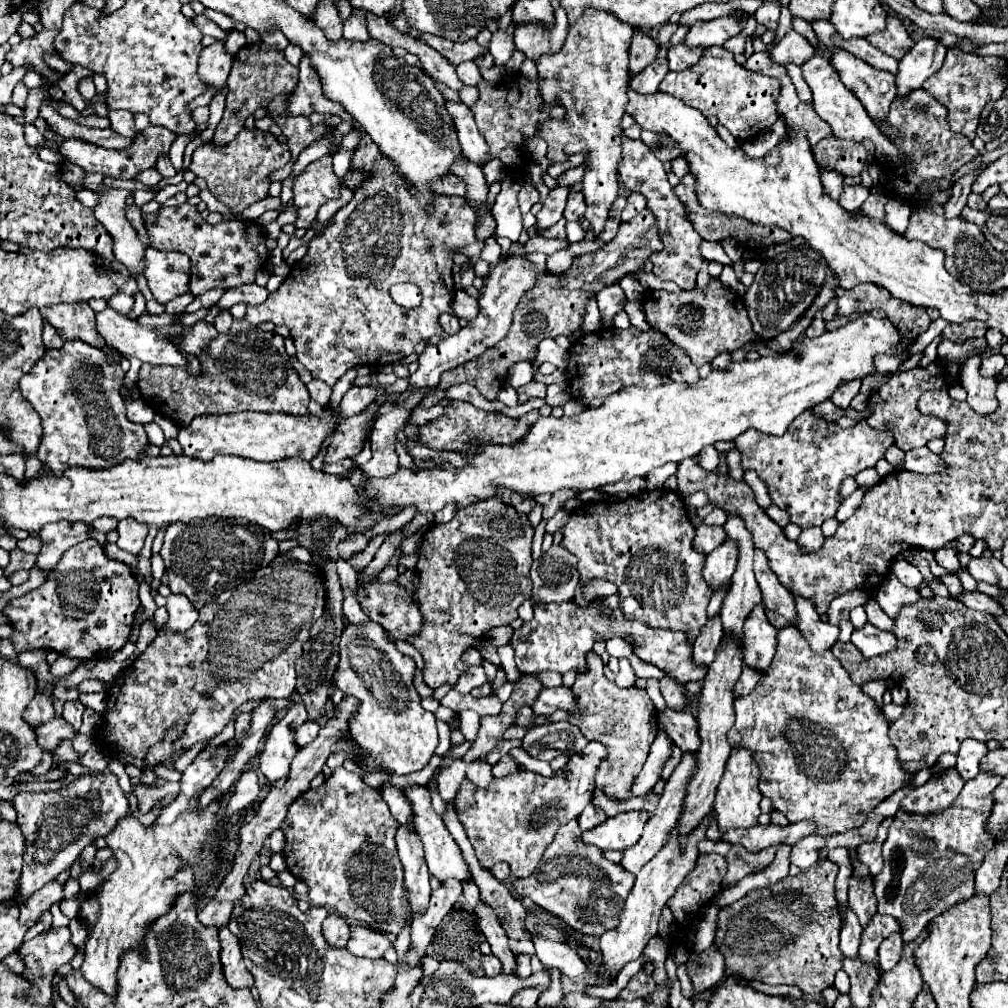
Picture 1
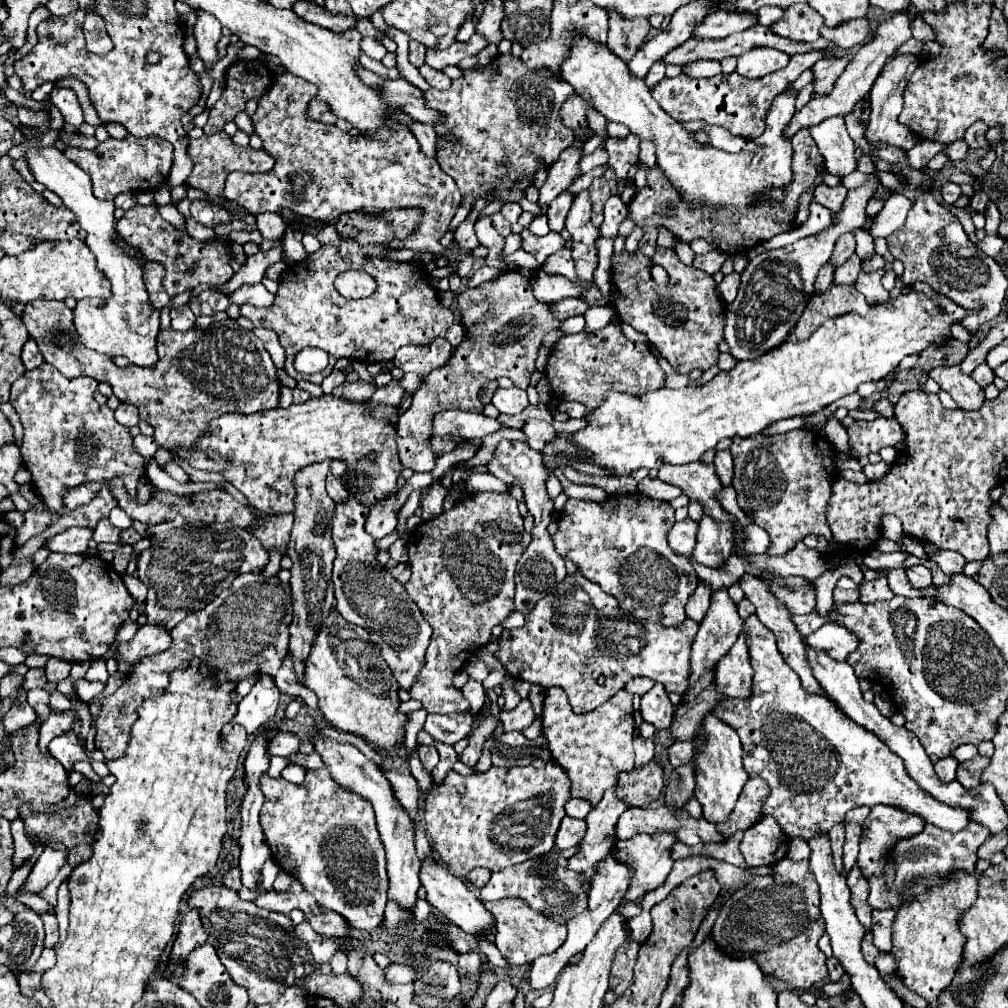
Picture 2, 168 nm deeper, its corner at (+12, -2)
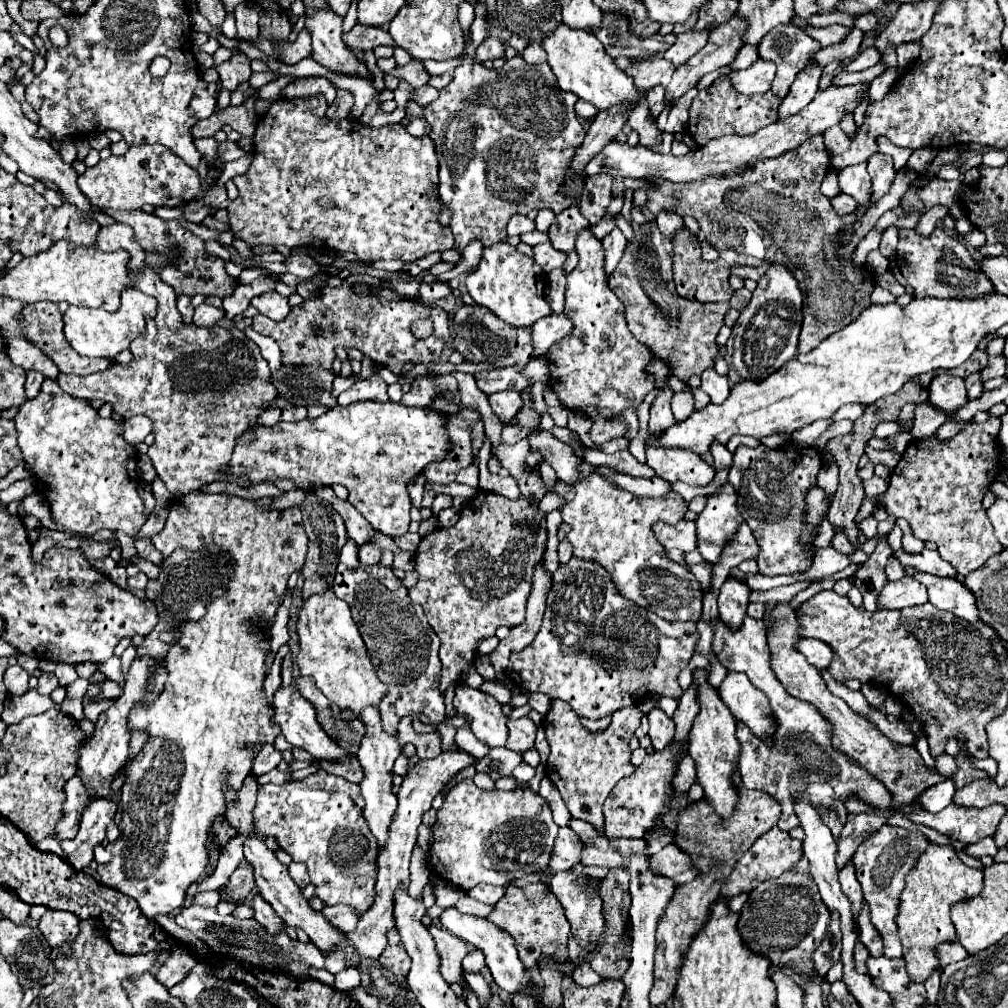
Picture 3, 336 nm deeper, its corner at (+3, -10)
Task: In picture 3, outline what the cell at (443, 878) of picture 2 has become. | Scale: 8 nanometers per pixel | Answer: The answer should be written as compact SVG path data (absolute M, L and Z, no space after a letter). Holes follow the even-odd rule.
M454 907L446 909L440 917L440 923L456 937L460 937L462 941L466 941L468 945L480 949L484 955L486 955L486 965L494 977L494 983L504 989L506 993L514 995L522 989L536 989L536 983L532 981L532 977L528 975L528 971L524 969L522 961L518 959L518 951L514 947L514 941L512 937L508 937L508 933L500 933L500 929L492 929L492 925L488 925L486 919L480 919L480 917L470 917L470 915L464 915L460 911L456 911Z

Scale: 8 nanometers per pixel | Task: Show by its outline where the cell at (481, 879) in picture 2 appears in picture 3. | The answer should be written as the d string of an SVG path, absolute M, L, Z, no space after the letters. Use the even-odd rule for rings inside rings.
M478 885L476 889L470 889L468 895L476 901L482 901L486 905L496 905L506 893L506 887L496 887L496 885Z

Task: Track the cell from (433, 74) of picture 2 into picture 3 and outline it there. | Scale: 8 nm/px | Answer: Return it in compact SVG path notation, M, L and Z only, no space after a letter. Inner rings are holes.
M430 85L412 89L412 93L410 93L410 99L416 101L420 107L426 107L426 105L432 103L436 97L438 97L438 89L434 89L434 87L430 87Z

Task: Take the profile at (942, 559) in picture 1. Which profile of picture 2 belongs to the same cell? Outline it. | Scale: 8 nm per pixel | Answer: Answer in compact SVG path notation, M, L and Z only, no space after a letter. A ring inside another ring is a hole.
M913 565L913 567L909 567L909 569L907 569L907 577L909 577L909 581L913 583L913 587L917 587L917 589L923 589L923 587L931 585L931 581L933 581L931 571L929 571L927 567L923 567L923 565Z

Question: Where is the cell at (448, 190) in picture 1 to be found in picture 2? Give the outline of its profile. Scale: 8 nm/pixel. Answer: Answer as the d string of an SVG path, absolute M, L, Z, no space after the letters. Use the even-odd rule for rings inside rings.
M293 73L283 77L275 75L271 93L259 99L253 125L255 133L263 139L263 147L275 159L275 167L263 175L249 175L233 171L227 177L223 195L229 201L243 205L251 215L263 211L277 211L287 207L303 217L311 217L319 223L333 223L343 211L363 209L369 215L377 215L395 207L421 207L425 219L407 241L391 241L391 249L413 249L419 253L431 253L435 257L447 257L449 265L459 265L459 255L471 255L471 249L443 247L439 239L449 230L451 219L461 205L461 191L447 173L439 167L437 159L423 157L419 143L409 129L399 129L387 145L381 141L369 141L359 133L345 133L335 125L323 125L305 117L307 103L315 97L315 87ZM297 171L311 171L313 183L301 193L303 201L293 203L289 183Z

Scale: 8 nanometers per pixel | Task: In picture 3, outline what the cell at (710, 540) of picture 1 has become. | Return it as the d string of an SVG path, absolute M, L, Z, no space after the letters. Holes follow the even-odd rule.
M678 521L676 525L668 523L654 523L652 525L654 537L666 549L680 549L680 551L694 551L696 549L696 525L692 521Z

